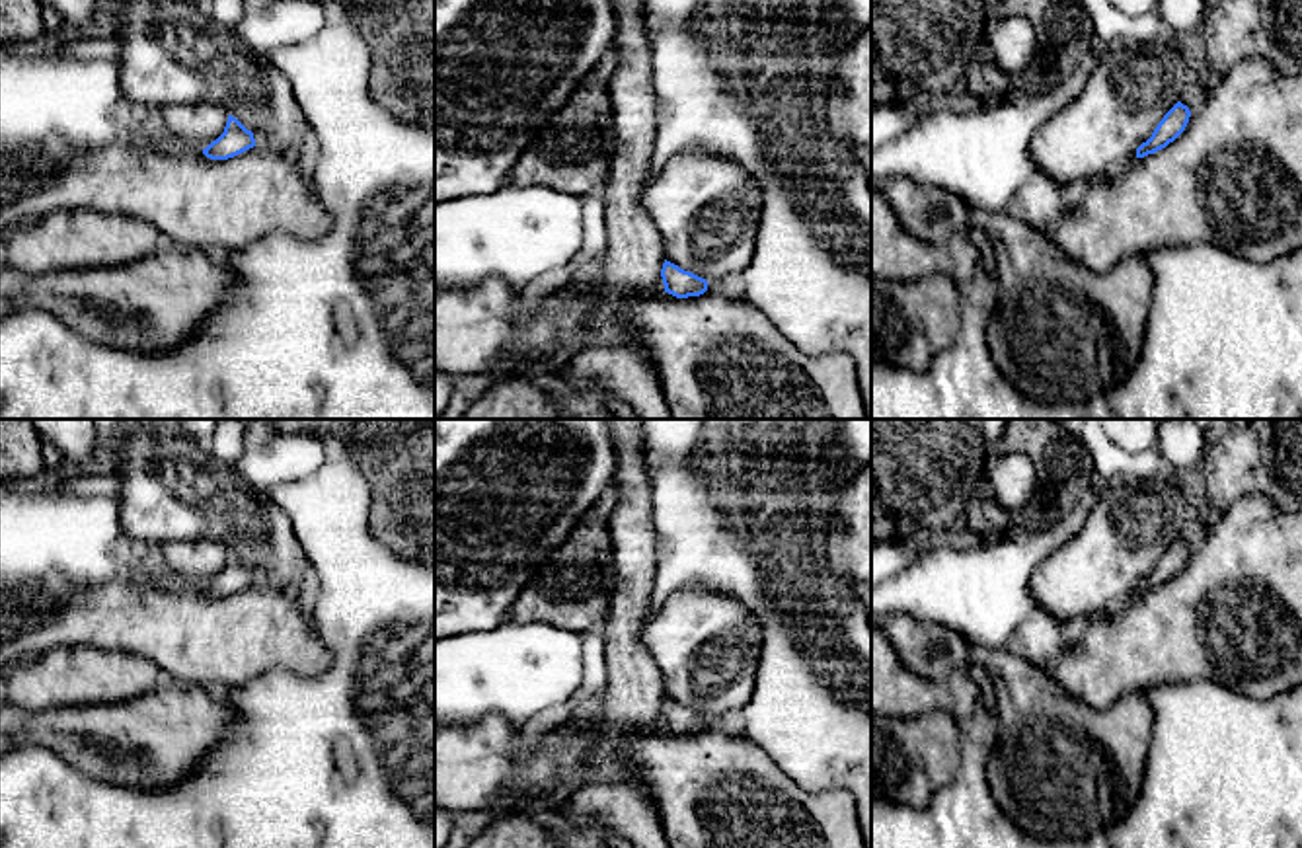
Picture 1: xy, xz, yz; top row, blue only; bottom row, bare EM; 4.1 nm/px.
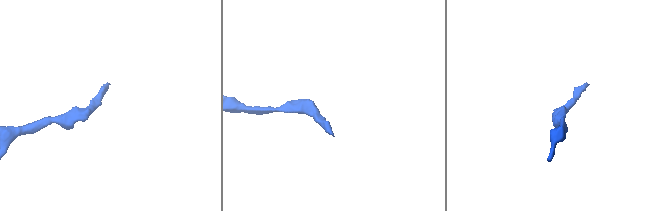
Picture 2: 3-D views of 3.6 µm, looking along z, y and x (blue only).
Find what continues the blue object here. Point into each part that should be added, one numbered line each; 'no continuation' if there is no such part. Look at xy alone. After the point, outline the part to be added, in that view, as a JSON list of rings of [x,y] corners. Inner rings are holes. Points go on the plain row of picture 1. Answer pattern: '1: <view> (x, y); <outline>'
1: xy (172, 488); [[[138,419],[115,452],[127,538],[158,548],[173,540],[218,542],[253,569],[257,585],[312,604],[318,577],[287,513],[261,499],[234,466],[152,419]]]

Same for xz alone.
1: xz (706, 644); [[[696,585],[676,591],[647,618],[641,641],[661,671],[665,696],[680,706],[713,717],[741,710],[752,698],[762,630],[733,595]]]

